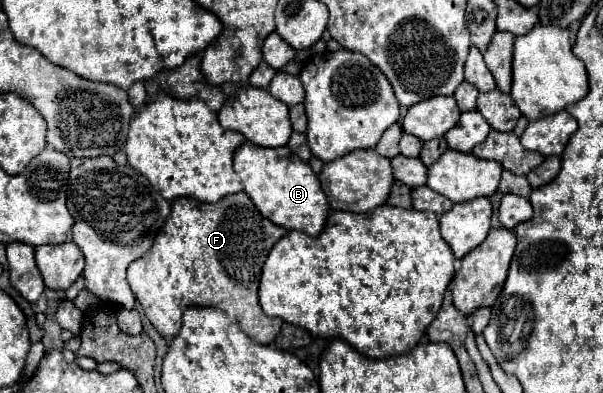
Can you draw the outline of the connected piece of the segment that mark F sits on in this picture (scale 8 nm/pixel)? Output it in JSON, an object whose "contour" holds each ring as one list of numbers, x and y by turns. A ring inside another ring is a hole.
{"contour":[[244,191,224,197,222,201,216,203,200,203,190,197,178,197,172,201,172,213,166,219,162,233,158,233,158,237,154,239,150,253,128,267,130,289,134,291,138,303,144,307,148,321,156,327,156,331,164,339,170,339,178,333,180,321,158,321,158,307,172,311,182,305,182,307,222,309,232,321,240,325,240,329,246,335,250,335,260,345,270,345,282,327,282,319,272,319,262,311,258,303,258,283,268,253,272,251,276,241,286,233,288,231,284,227,278,227,266,217,262,217,262,213,254,207,254,203]]}

